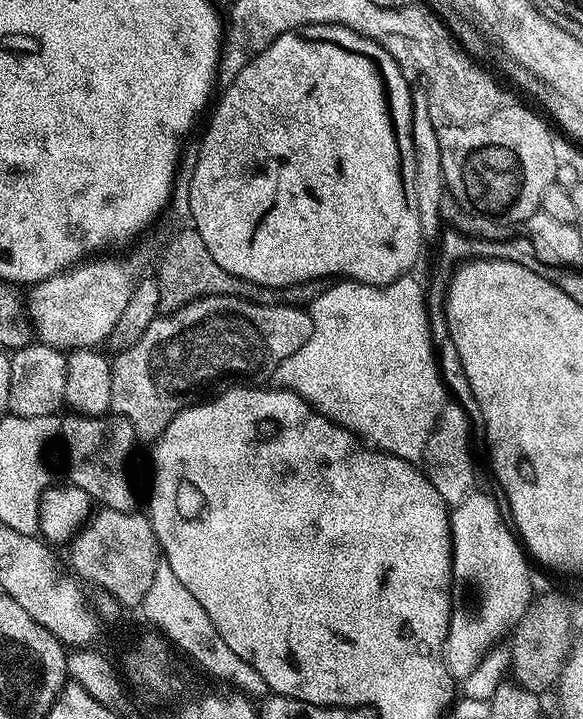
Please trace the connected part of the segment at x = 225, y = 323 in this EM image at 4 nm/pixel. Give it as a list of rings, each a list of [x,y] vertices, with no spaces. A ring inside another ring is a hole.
[[[207,296],[201,300],[192,300],[186,306],[182,306],[178,310],[157,315],[156,319],[150,322],[150,326],[146,326],[142,338],[138,338],[138,342],[134,342],[134,346],[123,349],[123,351],[117,355],[120,357],[118,357],[117,360],[113,359],[111,361],[112,381],[110,382],[109,400],[111,411],[117,416],[128,419],[137,437],[142,438],[142,436],[149,436],[149,438],[155,438],[163,432],[164,427],[166,427],[183,408],[189,408],[192,404],[211,397],[214,392],[212,387],[216,387],[216,390],[223,390],[239,385],[241,382],[259,381],[256,379],[258,379],[263,372],[271,373],[274,366],[279,364],[280,361],[290,358],[290,354],[294,354],[294,350],[306,346],[306,338],[310,338],[311,333],[312,313],[303,307],[291,308],[285,304],[266,306],[265,304],[255,304],[249,300],[239,300],[236,296]]]

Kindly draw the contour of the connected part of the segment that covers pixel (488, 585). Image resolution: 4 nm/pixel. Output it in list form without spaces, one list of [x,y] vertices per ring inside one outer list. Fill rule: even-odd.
[[[476,490],[461,504],[455,505],[452,574],[457,581],[469,580],[480,595],[476,617],[466,621],[457,632],[455,629],[444,645],[444,665],[457,681],[463,682],[489,648],[503,637],[501,635],[505,631],[506,634],[526,614],[528,605],[534,599],[532,572],[528,564],[530,560],[521,541],[506,523],[505,513],[504,516],[500,513],[494,497]]]

